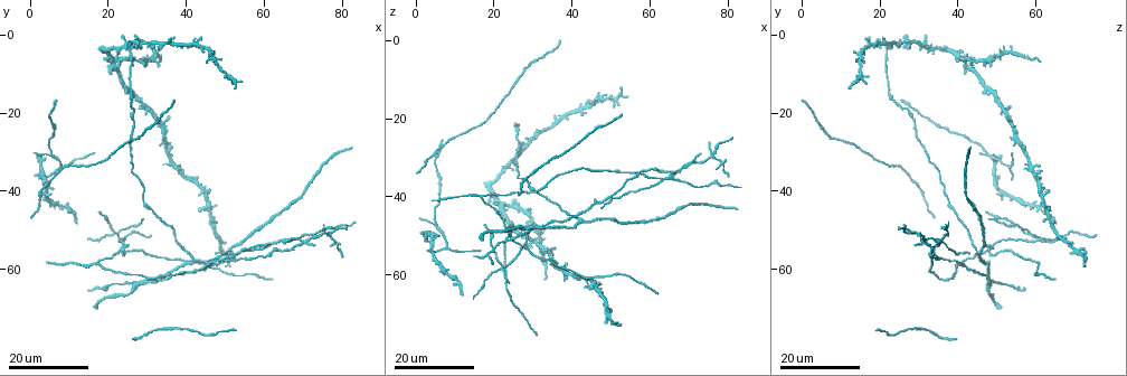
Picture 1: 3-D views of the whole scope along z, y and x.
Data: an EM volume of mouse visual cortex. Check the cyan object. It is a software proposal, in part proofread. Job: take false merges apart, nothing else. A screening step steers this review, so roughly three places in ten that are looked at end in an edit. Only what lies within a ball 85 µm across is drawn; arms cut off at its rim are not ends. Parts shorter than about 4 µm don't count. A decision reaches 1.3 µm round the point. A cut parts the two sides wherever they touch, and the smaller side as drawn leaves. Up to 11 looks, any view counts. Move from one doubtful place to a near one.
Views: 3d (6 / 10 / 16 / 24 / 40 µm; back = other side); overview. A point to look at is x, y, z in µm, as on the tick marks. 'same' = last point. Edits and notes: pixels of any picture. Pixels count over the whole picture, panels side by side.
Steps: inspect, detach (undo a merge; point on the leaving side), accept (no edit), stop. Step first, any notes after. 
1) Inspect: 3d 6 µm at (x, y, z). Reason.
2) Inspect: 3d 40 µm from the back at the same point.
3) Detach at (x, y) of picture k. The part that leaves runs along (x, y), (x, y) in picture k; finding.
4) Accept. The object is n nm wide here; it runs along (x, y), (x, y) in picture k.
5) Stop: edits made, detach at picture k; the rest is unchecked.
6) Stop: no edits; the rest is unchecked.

Inspect: 3d 16 µm at (16.5, 58.5, 40.5). A fork.

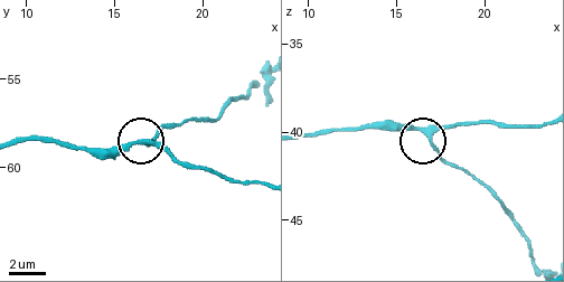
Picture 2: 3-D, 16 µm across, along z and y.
Inspect: 3d 6 µm at (16.9, 58.8, 40.3).

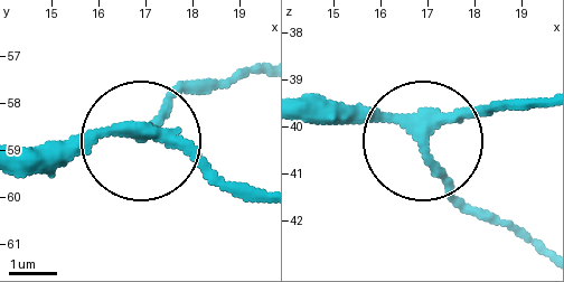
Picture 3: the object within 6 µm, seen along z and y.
Accept. The object is 240 nm wide here; it runs along (254, 205), (158, 144), (110, 132), (26, 144) in picture 3; one neuron here.

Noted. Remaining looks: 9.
Inspect: 3d 16 µm at (22.0, 51.0, 58.0). Four or more arms meet.

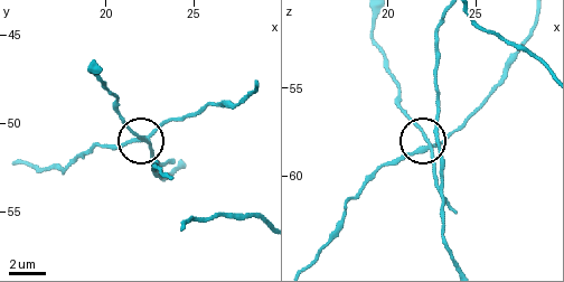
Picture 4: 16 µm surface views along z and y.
Inspect: 3d 10 µm at the same point.

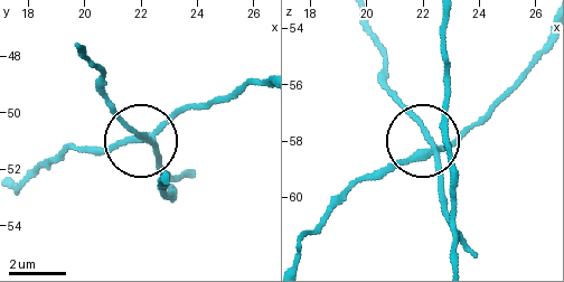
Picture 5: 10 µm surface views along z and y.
Accept. It runs along (448, 21), (441, 49), (451, 206), (424, 129), (383, 74) in picture 5; all the same neuron.

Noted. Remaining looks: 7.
Inspect: 3d 16 µm at (69.5, 52.5, 31.0).

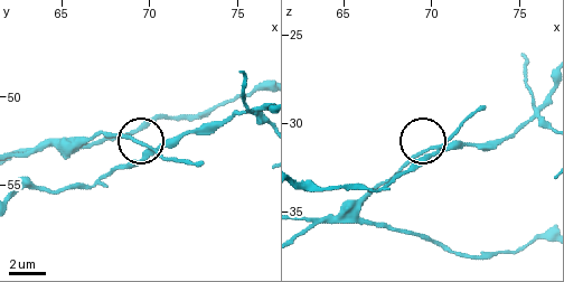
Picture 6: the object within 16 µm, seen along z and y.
Inspect: 3d 6 µm at (69.9, 52.8, 31.7). Zoom in.

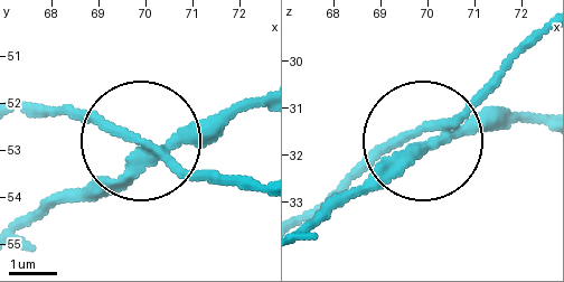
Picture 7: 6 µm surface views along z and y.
Accept. The side arm is 17 µm long; it runs along (26, 234), (146, 153), (218, 133), (254, 105) in picture 7; all the same neuron.

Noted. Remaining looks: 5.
Inspect: 3d 24 µm at (76.5, 51.0, 29.0). Four or more arms meet.

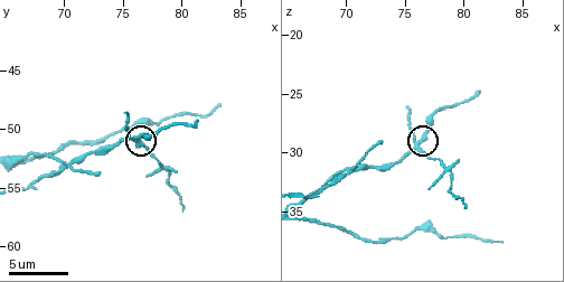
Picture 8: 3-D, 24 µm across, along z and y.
Inspect: 3d 6 µm at (76.0, 50.8, 29.4).

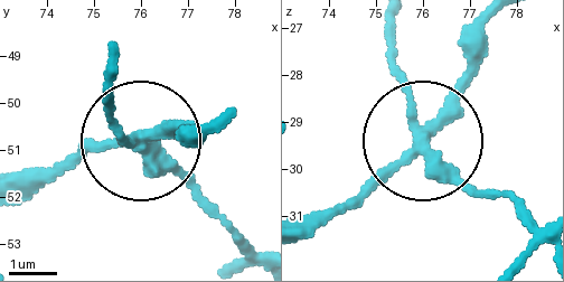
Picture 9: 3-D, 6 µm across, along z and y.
Detach at (187, 175) of picture 9. The side arm is 8 µm long; the part that leaves runs along (140, 148), (261, 260) in picture 9; a second neuron is stuck on.

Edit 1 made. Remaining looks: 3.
Inspect: overview.

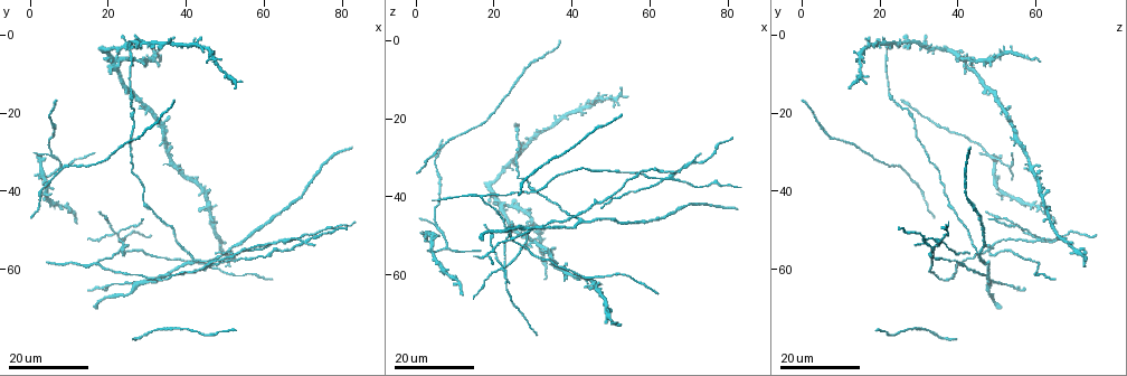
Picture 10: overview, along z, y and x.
Inspect: 3d 24 µm at (29.0, 62.5, 48.5). Four-way junction.

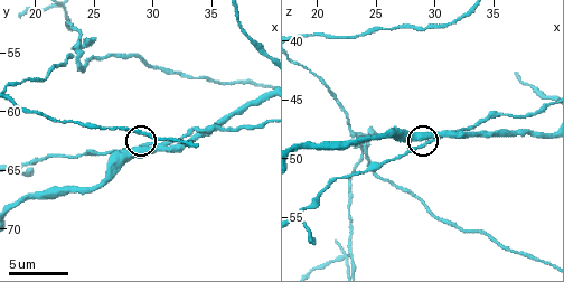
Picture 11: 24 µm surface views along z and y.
Inspect: 3d 6 µm at the same point.

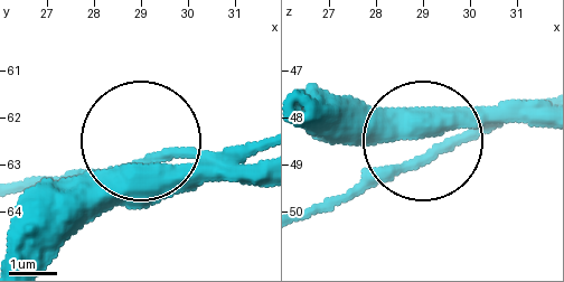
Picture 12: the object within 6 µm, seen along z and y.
Accept. The object is 370 nm wide here; it runs along (263, 139), (147, 154), (63, 243) in picture 12; continuous, no second neuron.

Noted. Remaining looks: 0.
Stop: edits made, detach at picture 9; the rest is unchecked.

